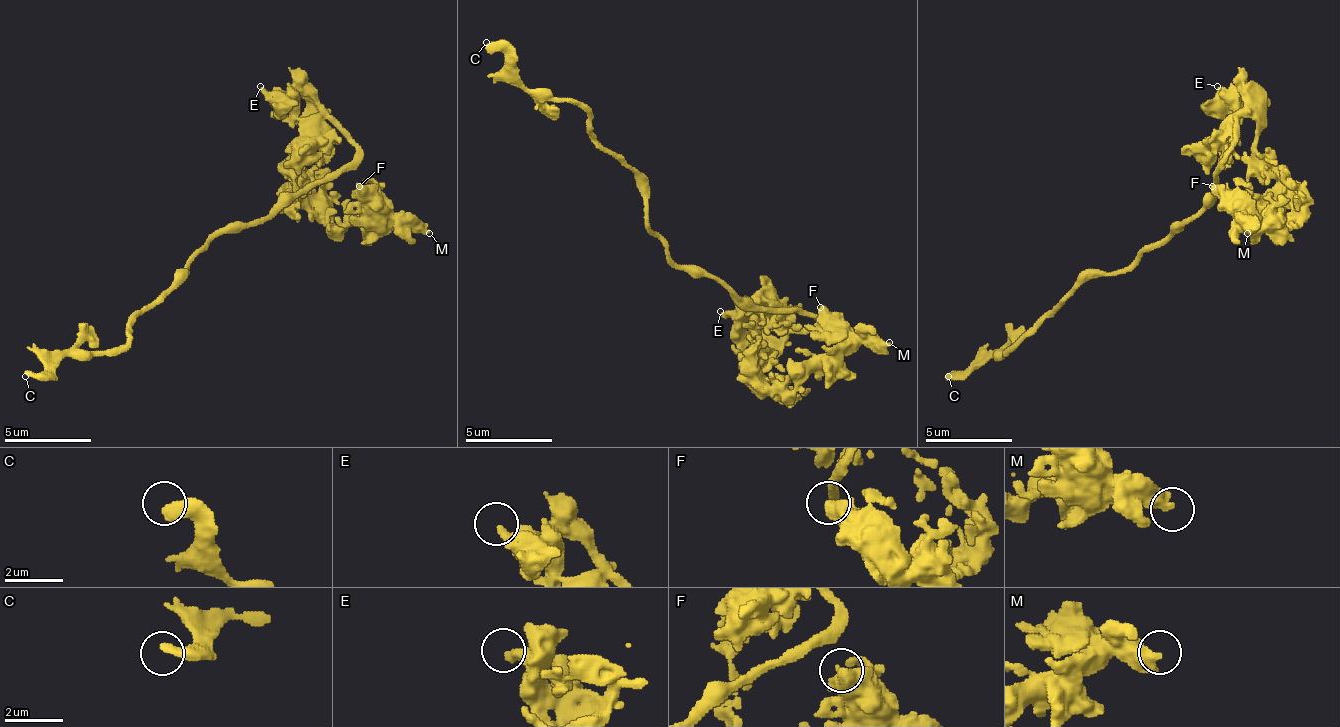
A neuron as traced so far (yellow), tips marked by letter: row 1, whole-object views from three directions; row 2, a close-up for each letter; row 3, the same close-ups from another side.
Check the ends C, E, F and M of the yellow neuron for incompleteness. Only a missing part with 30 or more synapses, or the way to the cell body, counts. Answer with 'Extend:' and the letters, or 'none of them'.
Extend: C

